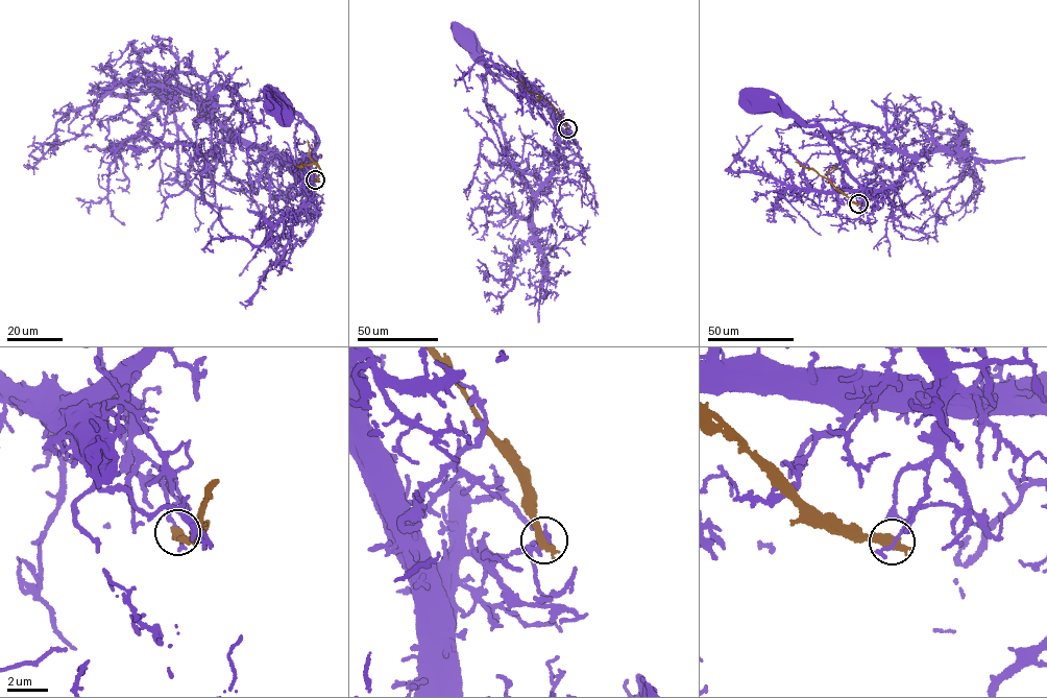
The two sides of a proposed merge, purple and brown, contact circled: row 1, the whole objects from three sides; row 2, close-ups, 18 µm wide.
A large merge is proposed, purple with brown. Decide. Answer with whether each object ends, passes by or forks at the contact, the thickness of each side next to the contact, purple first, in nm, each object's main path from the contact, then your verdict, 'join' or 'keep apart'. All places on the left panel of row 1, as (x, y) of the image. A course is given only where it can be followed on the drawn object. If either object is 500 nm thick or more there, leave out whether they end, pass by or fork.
calibres 240 and 550 nm; course purple (315, 179), (308, 155), (319, 140), (314, 127), (283, 98), (282, 105), (276, 105), (276, 110), (279, 107); course brown (315, 179), (318, 178), (318, 166), (296, 167); keep apart

